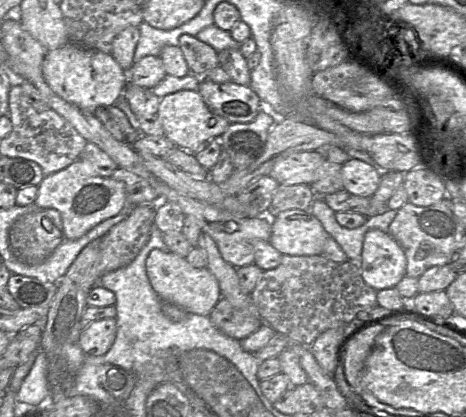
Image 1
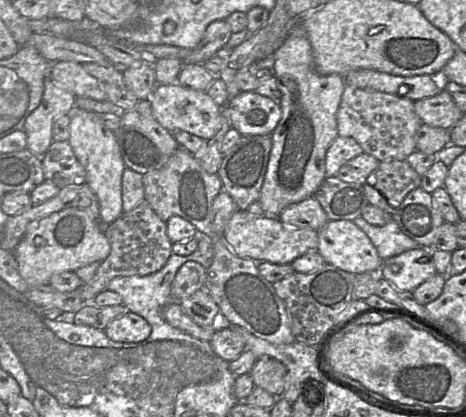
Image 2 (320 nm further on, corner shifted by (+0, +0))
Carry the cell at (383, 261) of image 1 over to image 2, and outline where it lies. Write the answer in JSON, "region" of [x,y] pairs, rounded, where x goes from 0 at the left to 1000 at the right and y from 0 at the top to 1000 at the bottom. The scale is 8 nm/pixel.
{"region":[[[903,592],[824,624],[811,647],[811,659],[848,691],[880,700],[936,657],[927,604]]]}

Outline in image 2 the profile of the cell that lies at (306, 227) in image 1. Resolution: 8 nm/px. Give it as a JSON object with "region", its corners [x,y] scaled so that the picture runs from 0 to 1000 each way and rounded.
{"region":[[[706,528],[682,554],[680,602],[702,633],[764,659],[768,655],[809,655],[824,624],[796,580],[794,571],[751,528]]]}

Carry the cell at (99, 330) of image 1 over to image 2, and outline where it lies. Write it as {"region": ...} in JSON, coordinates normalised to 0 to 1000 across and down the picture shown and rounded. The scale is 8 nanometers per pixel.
{"region":[[[279,746],[238,770],[223,791],[232,811],[264,823],[305,820],[324,796],[324,779],[300,755]]]}

